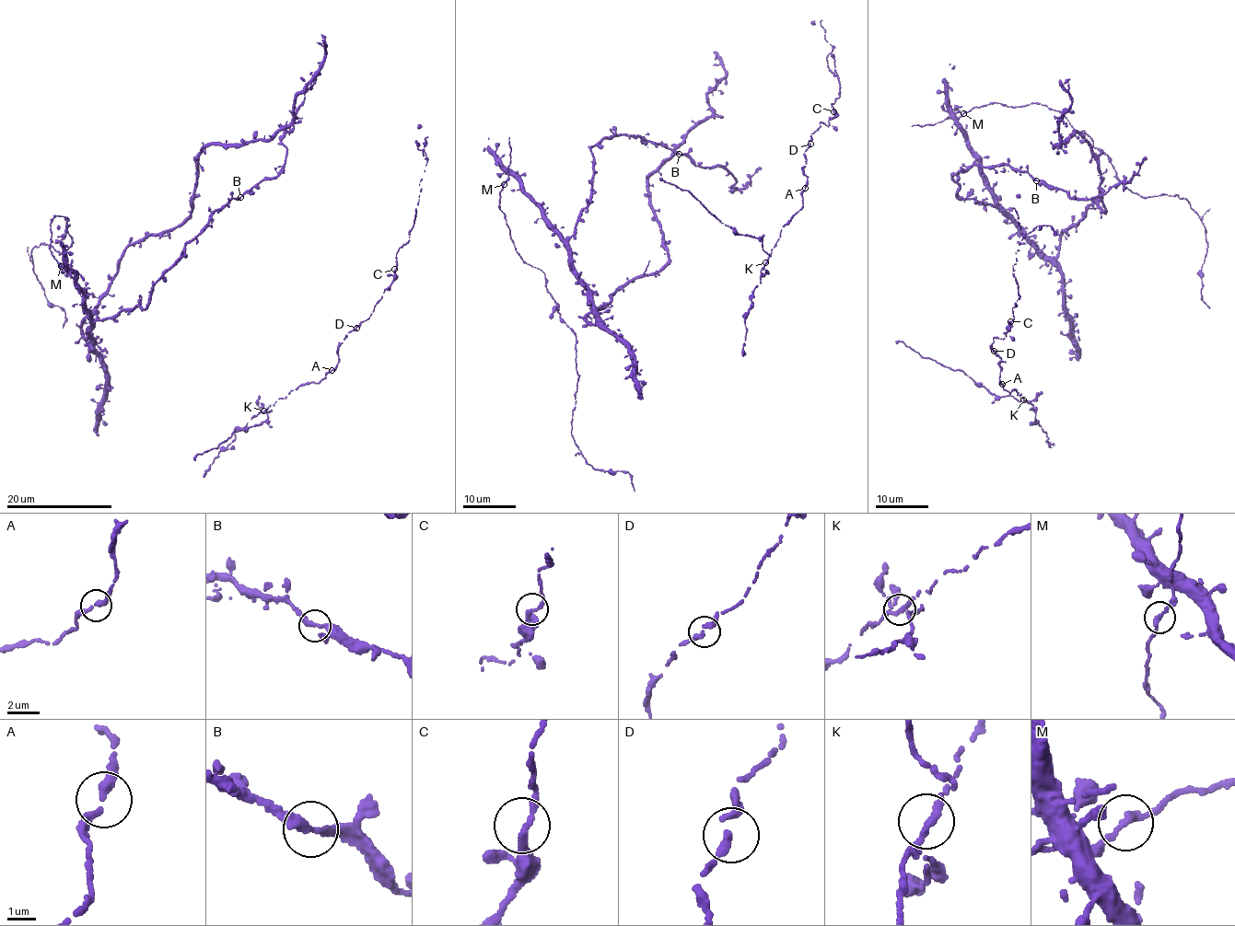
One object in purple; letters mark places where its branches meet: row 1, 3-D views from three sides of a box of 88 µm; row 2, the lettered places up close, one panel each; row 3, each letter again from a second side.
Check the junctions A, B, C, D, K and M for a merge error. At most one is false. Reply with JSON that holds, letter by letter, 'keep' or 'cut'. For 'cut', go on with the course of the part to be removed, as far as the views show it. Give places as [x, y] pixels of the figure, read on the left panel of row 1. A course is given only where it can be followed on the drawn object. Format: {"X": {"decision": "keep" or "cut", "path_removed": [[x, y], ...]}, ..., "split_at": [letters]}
{"A": {"decision": "keep"}, "B": {"decision": "keep"}, "C": {"decision": "keep"}, "D": {"decision": "keep"}, "K": {"decision": "keep"}, "M": {"decision": "keep"}, "split_at": []}

